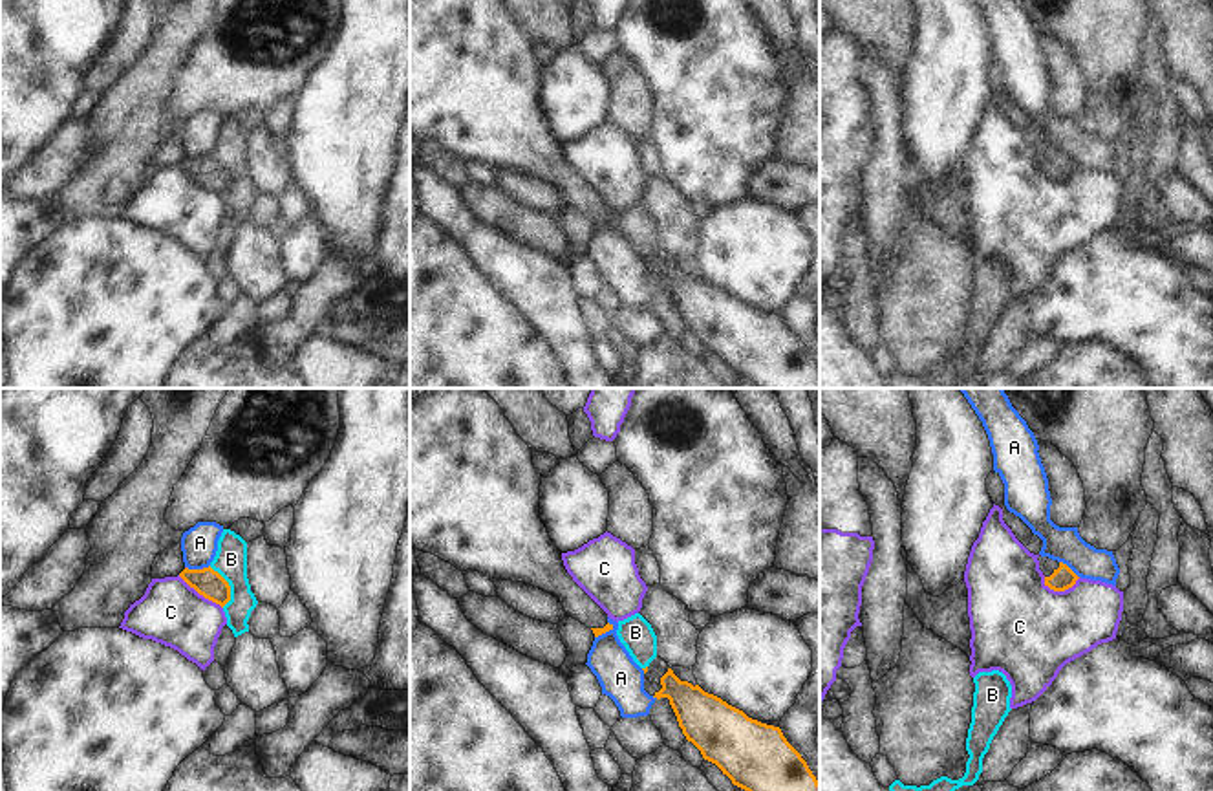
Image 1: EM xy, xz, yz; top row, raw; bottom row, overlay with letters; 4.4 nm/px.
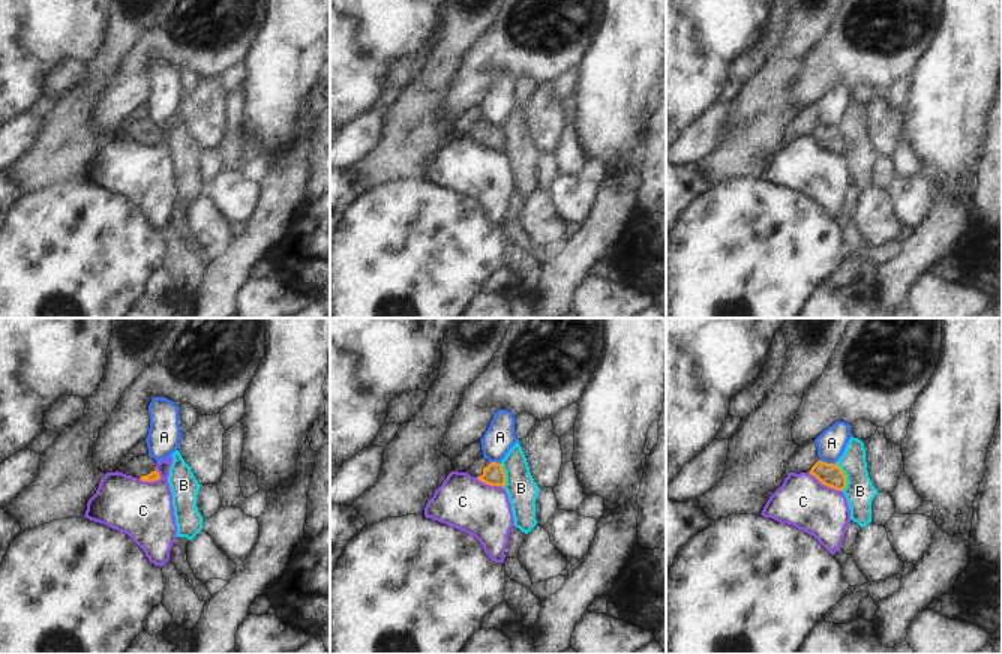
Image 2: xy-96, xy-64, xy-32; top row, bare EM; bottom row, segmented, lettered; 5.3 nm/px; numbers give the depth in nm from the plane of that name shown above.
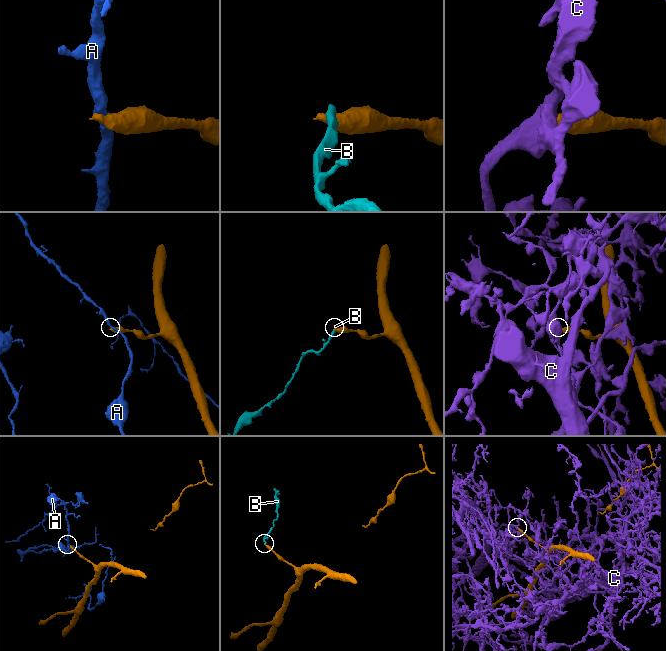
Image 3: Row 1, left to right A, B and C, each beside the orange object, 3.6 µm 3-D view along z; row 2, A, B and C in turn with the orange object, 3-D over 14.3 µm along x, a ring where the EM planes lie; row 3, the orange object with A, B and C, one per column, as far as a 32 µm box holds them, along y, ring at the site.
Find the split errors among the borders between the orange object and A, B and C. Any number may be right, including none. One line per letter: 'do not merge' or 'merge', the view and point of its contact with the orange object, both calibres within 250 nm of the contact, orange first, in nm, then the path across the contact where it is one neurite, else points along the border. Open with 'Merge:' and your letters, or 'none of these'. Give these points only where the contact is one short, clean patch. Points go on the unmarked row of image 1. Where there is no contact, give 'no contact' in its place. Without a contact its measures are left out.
Merge: none of these
A: do not merge; contact xy (196, 160); calibres 120 and 160 nm
B: do not merge; contact xy (229, 176); calibres 120 and 140 nm; border xy (209, 156), (229, 176), (229, 191), (224, 196)
C: do not merge; contact yz (1062, 180); calibres 100 and 420 nm

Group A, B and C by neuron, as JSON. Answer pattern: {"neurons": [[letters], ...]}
{"neurons": [["A"], ["B"], ["C"]]}

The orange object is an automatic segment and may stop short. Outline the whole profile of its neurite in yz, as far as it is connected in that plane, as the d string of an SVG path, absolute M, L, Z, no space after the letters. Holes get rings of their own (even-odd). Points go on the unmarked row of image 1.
M1037 146L1039 159L1045 165L1045 176L1054 181L1065 181L1079 168L1067 154L1052 150L1048 146Z

